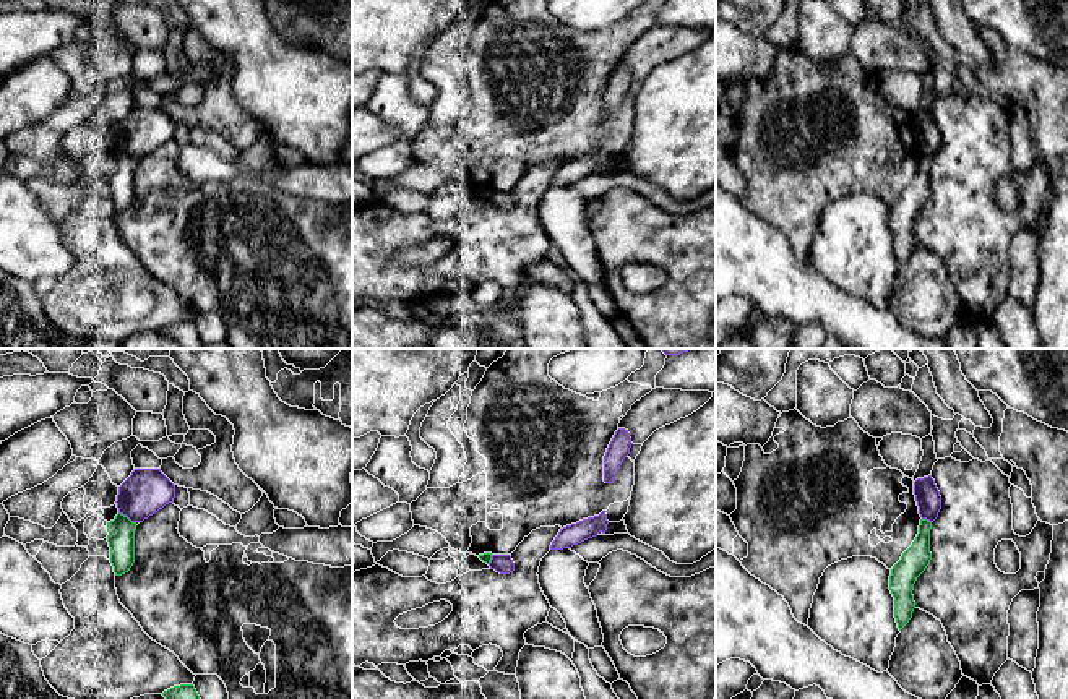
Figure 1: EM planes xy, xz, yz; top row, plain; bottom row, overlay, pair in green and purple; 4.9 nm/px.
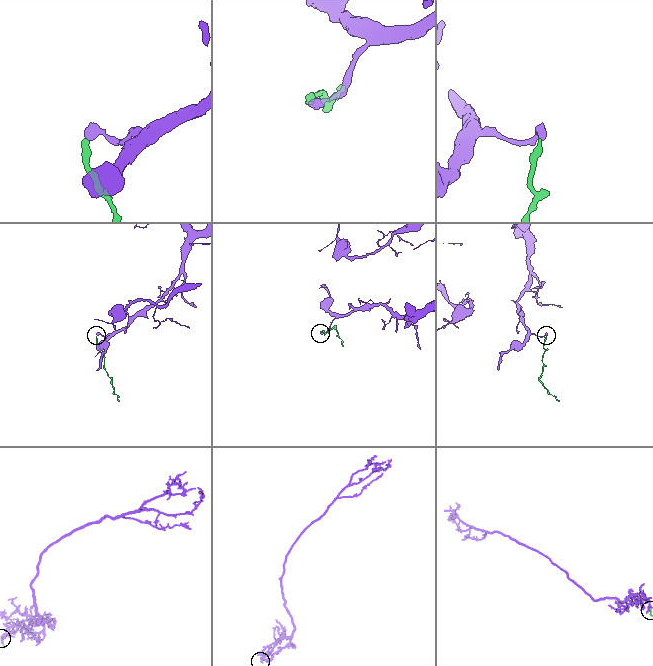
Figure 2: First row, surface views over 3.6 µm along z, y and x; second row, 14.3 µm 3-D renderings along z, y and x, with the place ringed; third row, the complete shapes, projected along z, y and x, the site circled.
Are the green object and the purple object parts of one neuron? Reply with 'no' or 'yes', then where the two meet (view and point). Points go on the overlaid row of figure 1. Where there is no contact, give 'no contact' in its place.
no | xy (125, 516)

